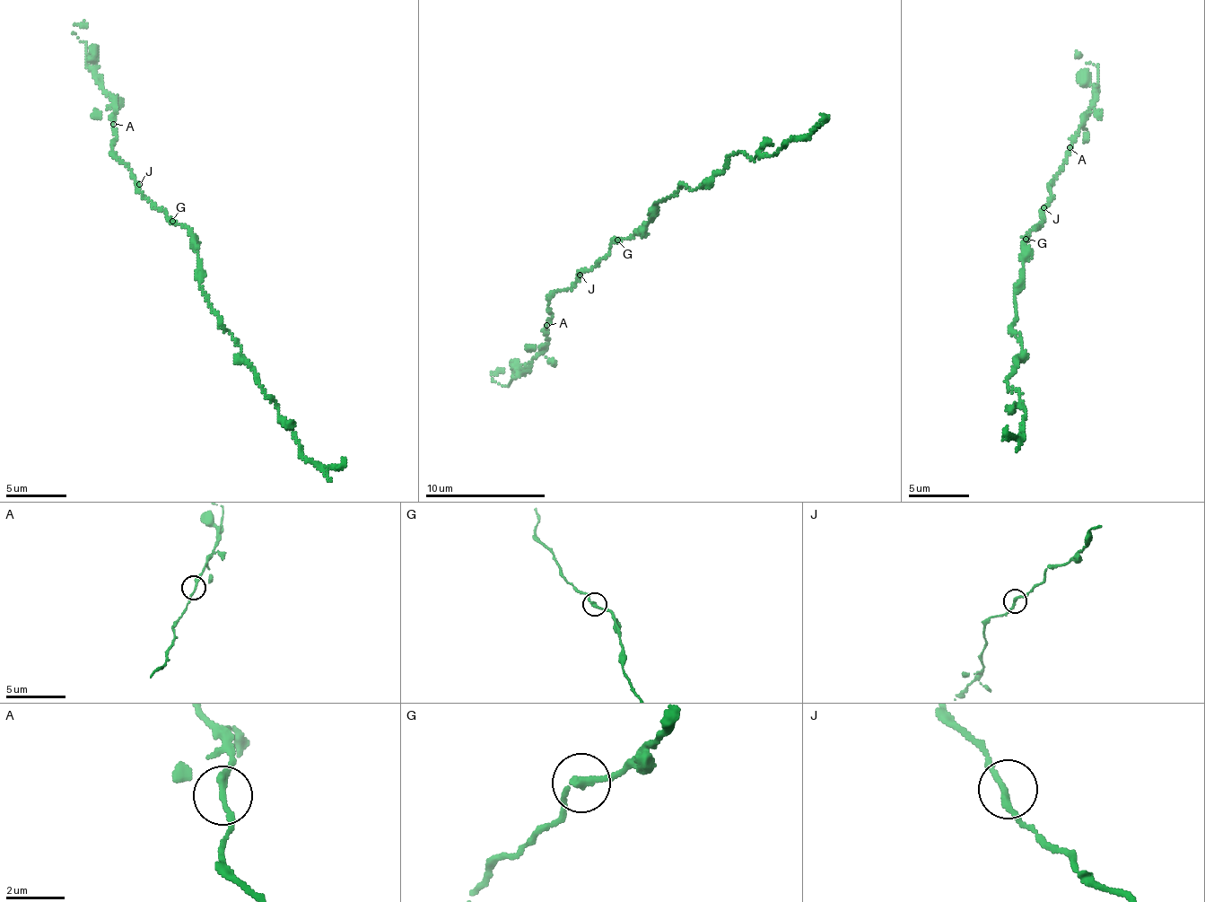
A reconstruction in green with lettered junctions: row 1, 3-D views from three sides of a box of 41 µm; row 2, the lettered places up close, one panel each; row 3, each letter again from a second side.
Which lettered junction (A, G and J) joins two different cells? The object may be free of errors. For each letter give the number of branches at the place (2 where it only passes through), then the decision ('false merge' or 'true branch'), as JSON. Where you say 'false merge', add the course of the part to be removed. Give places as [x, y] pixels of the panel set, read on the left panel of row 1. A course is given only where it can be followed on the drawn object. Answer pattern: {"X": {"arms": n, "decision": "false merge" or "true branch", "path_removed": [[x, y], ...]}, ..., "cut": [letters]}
{"A": {"arms": 2, "decision": "true branch"}, "G": {"arms": 2, "decision": "true branch"}, "J": {"arms": 2, "decision": "true branch"}, "cut": []}

